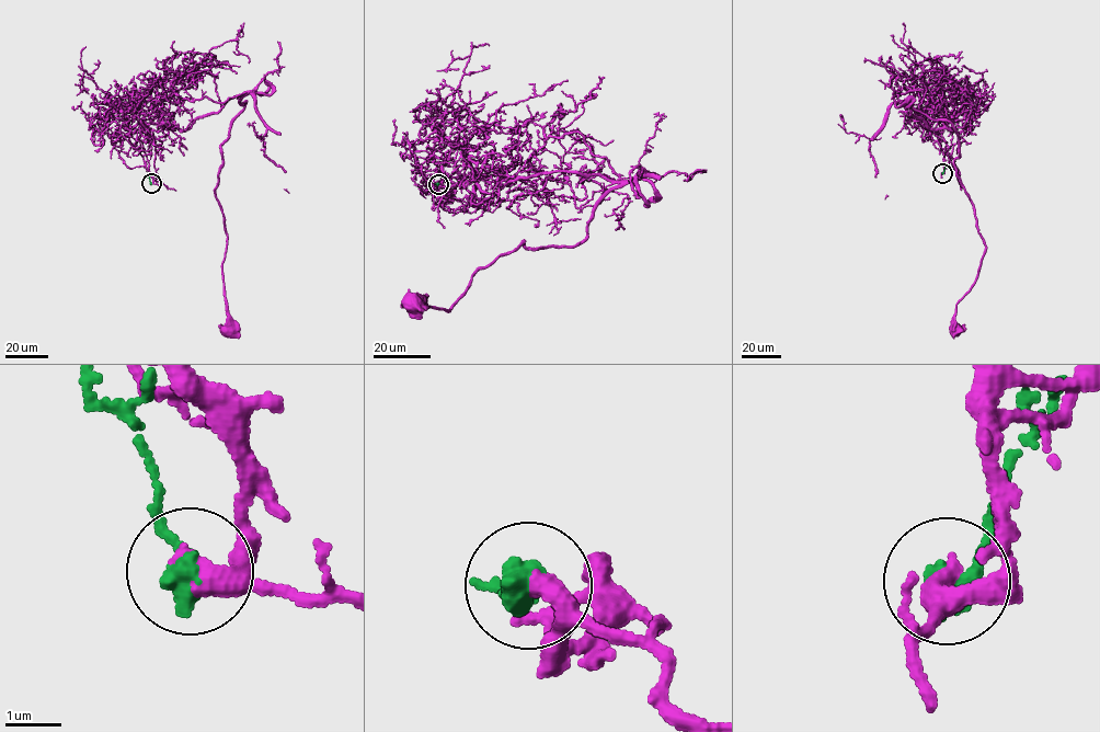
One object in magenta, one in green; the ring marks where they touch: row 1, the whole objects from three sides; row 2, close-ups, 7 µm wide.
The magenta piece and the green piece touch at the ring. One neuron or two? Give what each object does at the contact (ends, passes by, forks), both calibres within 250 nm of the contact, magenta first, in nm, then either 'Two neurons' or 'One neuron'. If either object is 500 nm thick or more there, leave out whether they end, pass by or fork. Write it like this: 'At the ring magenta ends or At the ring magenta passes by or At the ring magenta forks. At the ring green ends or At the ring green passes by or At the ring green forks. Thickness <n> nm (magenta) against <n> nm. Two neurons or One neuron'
Thickness 320 nm (magenta) against 550 nm. One neuron

